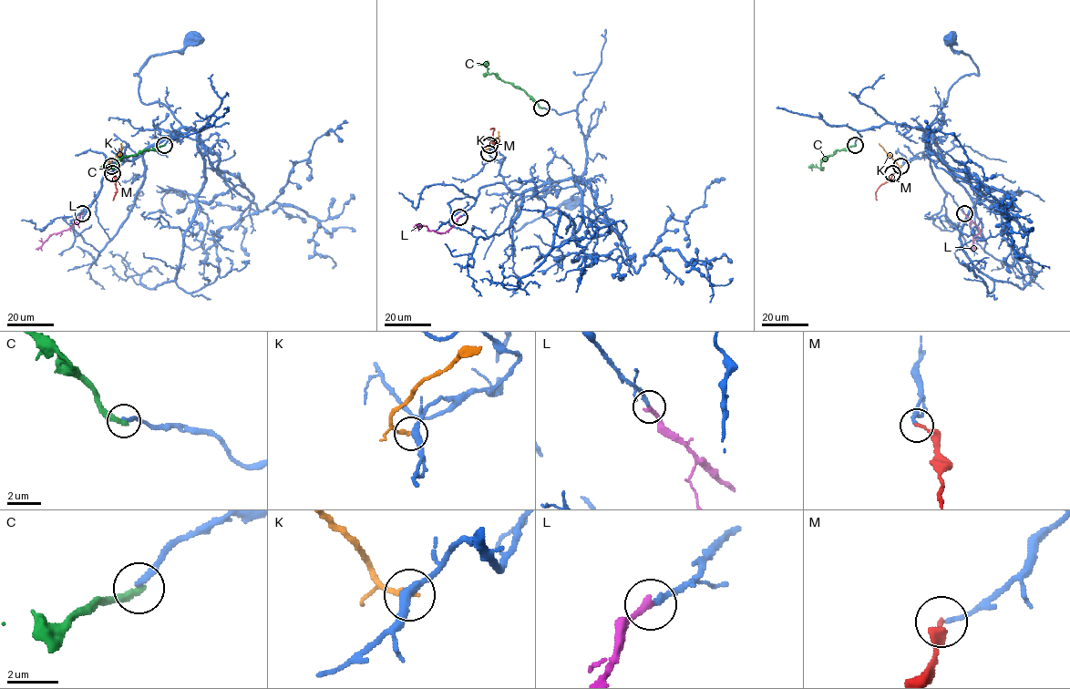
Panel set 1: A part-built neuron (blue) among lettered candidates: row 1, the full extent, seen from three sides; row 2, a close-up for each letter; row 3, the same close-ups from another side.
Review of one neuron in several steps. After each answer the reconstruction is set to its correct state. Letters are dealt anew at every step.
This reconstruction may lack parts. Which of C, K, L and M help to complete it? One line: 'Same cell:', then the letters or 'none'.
Same cell: L

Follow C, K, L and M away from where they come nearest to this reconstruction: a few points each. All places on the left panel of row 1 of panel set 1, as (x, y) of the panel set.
C: (164, 145), (124, 156), (112, 169), (100, 166)
K: (111, 166), (108, 163), (119, 154), (120, 143)
L: (82, 212), (70, 227), (52, 234), (36, 249)
M: (112, 174), (117, 190), (112, 200)

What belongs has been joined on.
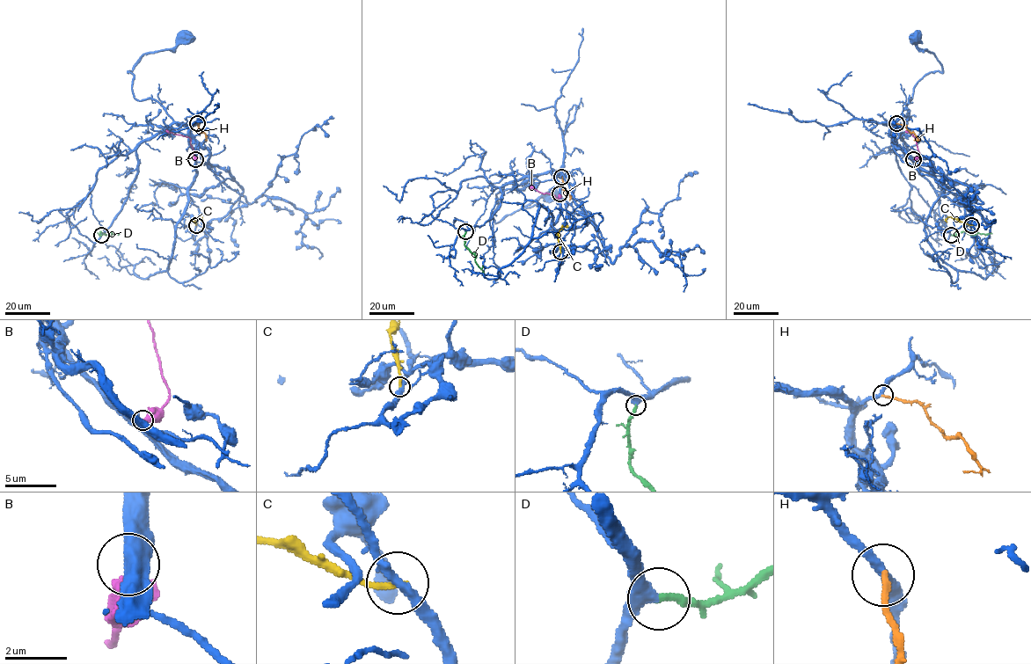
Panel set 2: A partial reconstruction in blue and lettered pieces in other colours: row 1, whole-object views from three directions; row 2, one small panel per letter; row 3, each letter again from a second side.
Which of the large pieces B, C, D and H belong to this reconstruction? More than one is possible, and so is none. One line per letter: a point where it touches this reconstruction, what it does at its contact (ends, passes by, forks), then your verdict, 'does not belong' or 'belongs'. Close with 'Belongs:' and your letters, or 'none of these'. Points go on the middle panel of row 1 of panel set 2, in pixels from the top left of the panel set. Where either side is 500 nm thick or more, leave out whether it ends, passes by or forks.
B: contact (559, 193); does not belong
C: contact (560, 251); it ends; does not belong
D: contact (465, 231); it ends; belongs
H: contact (561, 177); it ends; belongs
Belongs: D, H

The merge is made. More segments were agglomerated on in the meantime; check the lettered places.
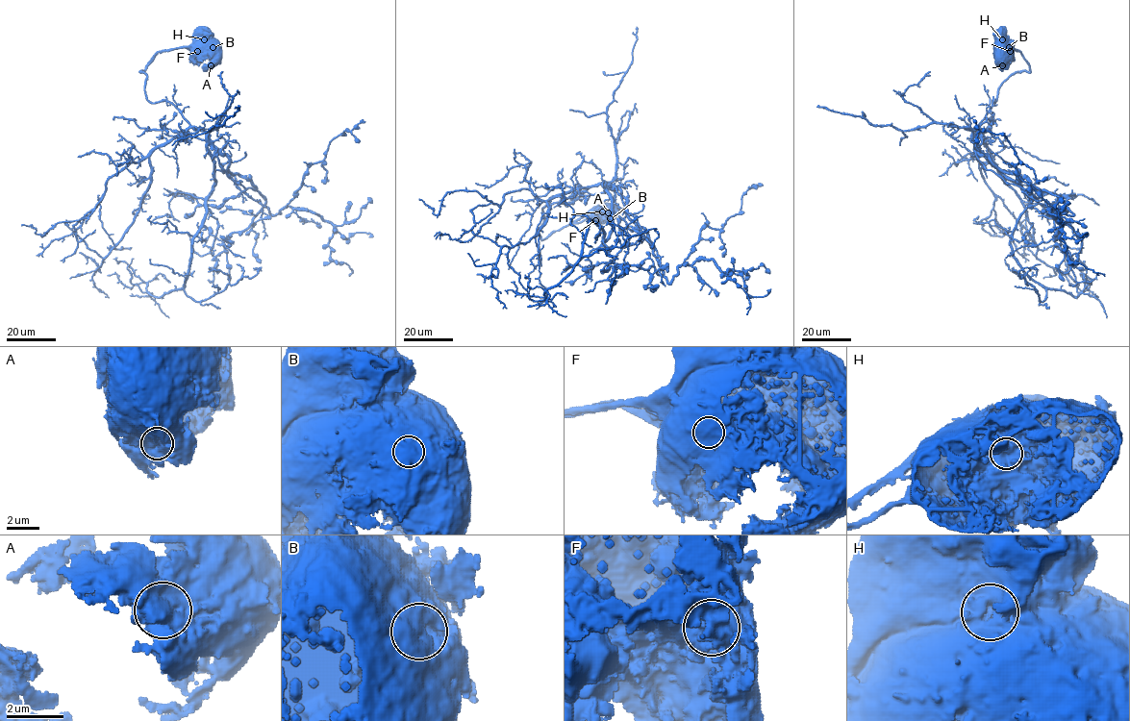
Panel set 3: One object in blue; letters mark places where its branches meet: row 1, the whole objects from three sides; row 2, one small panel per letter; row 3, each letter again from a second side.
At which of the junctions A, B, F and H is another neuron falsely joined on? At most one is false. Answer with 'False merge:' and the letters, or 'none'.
False merge: H

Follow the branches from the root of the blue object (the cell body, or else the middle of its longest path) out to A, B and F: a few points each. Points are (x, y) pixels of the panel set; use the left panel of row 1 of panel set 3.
A: (203, 34), (212, 41), (211, 65)
B: (203, 34), (213, 47)
F: (203, 34), (206, 37), (197, 51)

